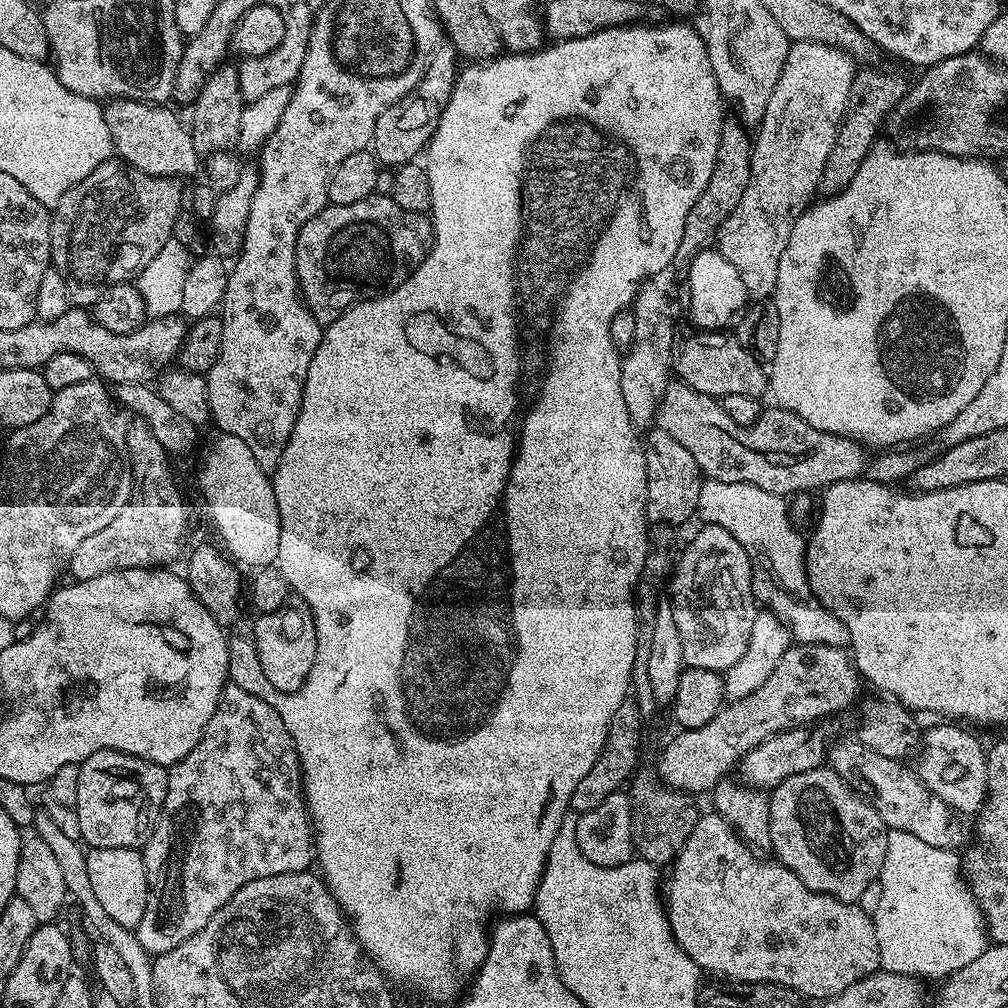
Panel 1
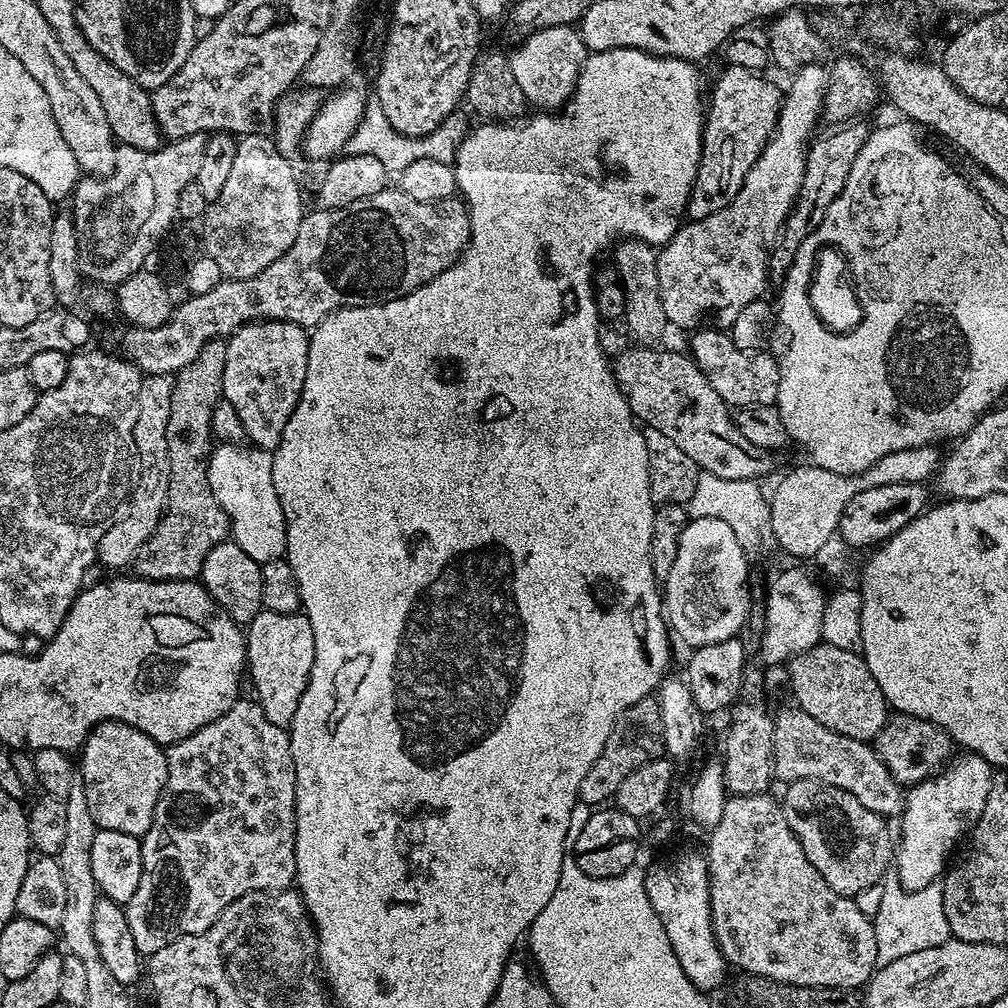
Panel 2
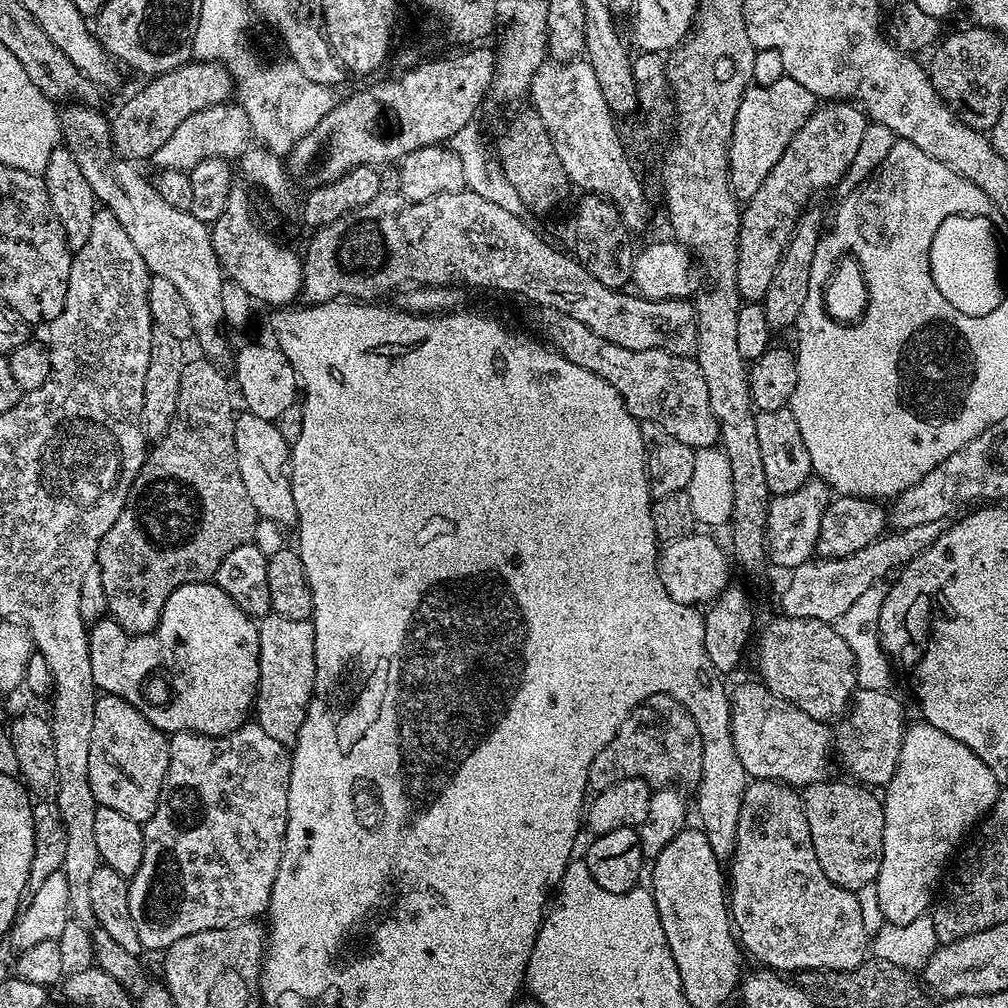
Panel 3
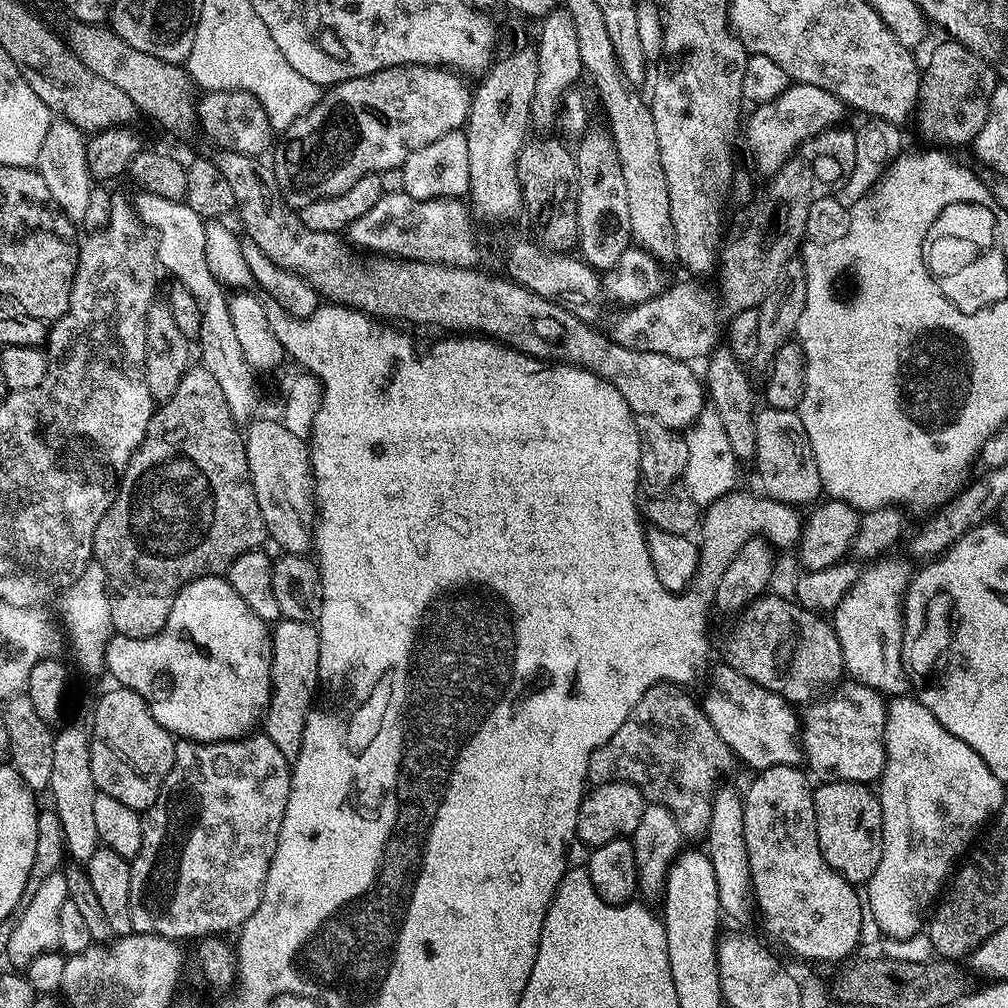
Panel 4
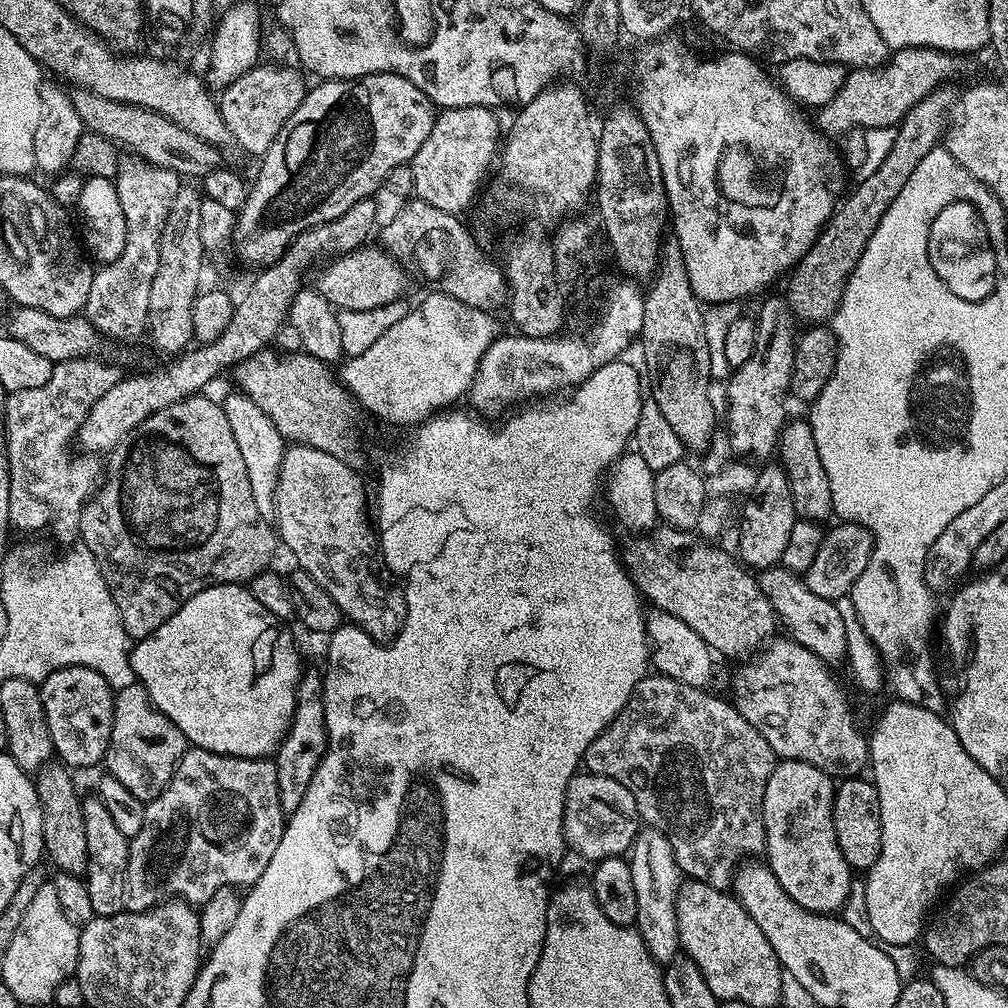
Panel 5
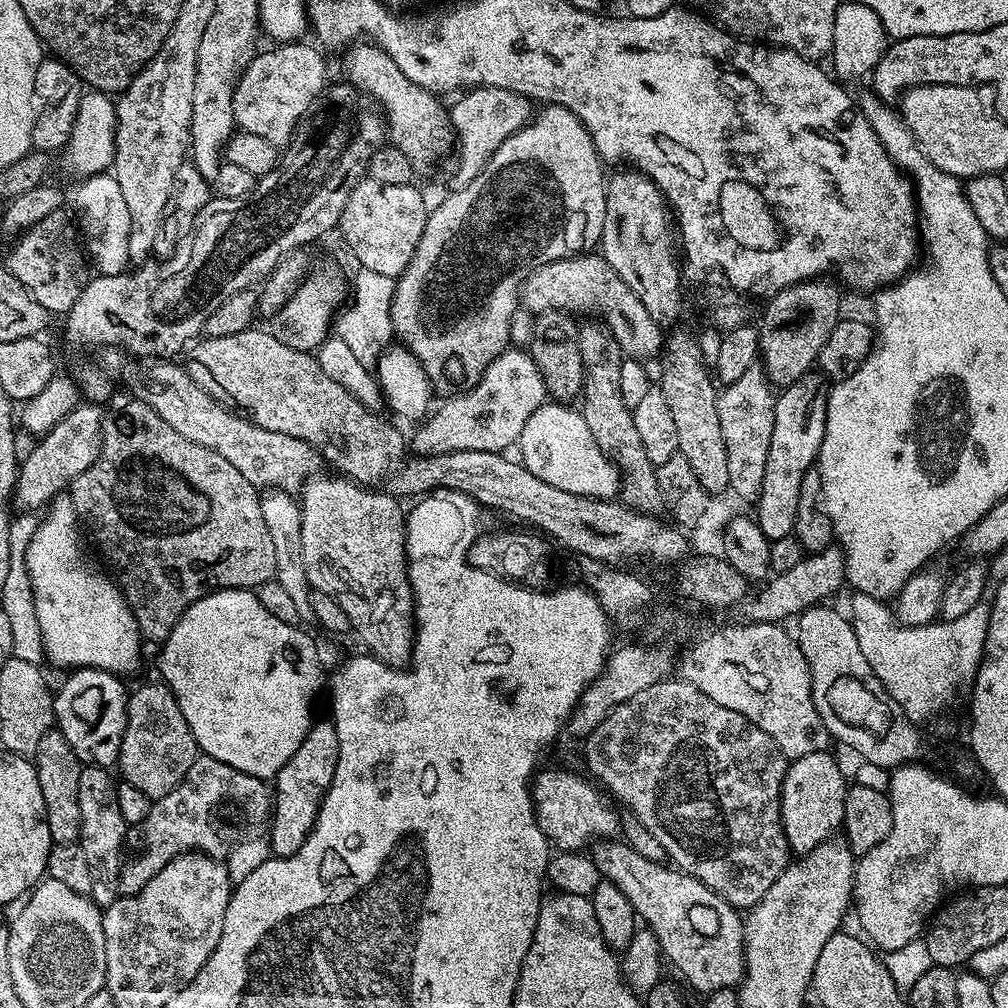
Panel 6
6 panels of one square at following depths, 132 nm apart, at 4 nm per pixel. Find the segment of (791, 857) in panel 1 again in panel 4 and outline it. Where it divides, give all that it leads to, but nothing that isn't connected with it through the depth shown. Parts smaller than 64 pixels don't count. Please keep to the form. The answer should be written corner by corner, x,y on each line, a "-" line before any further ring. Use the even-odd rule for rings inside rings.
820,782
815,785
812,797
822,858
826,858
830,867
842,874
842,878
846,878
853,886
867,885
874,870
878,870
878,862
882,862
882,806
879,795
869,785
858,782

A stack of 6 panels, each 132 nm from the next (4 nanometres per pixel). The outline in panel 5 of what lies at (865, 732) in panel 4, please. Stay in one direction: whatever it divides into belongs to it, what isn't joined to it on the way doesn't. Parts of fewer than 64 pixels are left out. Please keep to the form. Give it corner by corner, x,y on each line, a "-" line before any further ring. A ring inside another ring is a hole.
776,638
763,650
756,653
747,662
741,663
736,672
736,681
732,684
732,696
736,708
770,742
777,757
786,760
810,762
818,766
826,775
833,778
856,778
869,767
868,736
856,729
856,720
852,717
852,704
844,693
844,688
832,677
825,661
820,660
806,646
791,638

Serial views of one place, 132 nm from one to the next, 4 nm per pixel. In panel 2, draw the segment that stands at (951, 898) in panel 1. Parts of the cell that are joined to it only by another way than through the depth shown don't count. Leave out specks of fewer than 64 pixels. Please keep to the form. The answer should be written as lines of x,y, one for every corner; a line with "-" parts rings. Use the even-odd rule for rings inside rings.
892,878
885,884
866,886
866,890
859,892
854,899
862,914
874,918
878,942
877,965
898,962
898,958
906,958
906,954
914,954
918,950
930,950
930,946
942,946
952,936
946,922
944,890
939,883
907,892
899,880

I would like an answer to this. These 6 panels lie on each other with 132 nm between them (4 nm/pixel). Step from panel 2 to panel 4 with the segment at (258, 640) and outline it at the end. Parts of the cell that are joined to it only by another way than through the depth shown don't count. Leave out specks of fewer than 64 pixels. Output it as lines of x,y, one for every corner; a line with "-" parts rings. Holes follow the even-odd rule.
281,619
271,629
271,634
272,696
268,699
268,707
262,717
262,732
292,762
302,750
306,718
317,699
320,687
320,633
316,624

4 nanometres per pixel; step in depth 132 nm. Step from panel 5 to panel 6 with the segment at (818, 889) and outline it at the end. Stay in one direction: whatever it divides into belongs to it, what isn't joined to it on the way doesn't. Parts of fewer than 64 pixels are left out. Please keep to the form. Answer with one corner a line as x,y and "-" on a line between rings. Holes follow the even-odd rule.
831,751
815,752
814,754
802,754
802,758
791,761
784,775
782,790
780,791
780,817
786,834
786,842
789,849
796,854
813,852
819,844
825,844
833,839
832,832
841,827
844,822
844,803
848,793
849,781
844,781
844,772
840,769
838,761
832,757

